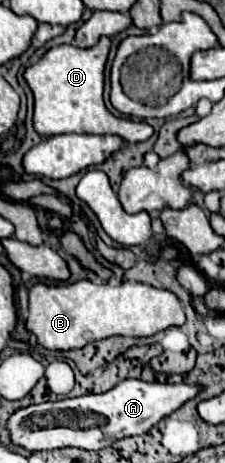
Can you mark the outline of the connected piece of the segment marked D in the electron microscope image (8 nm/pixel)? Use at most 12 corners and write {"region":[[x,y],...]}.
{"region":[[110,38],[50,48],[24,78],[40,136],[154,128],[104,106]]}

